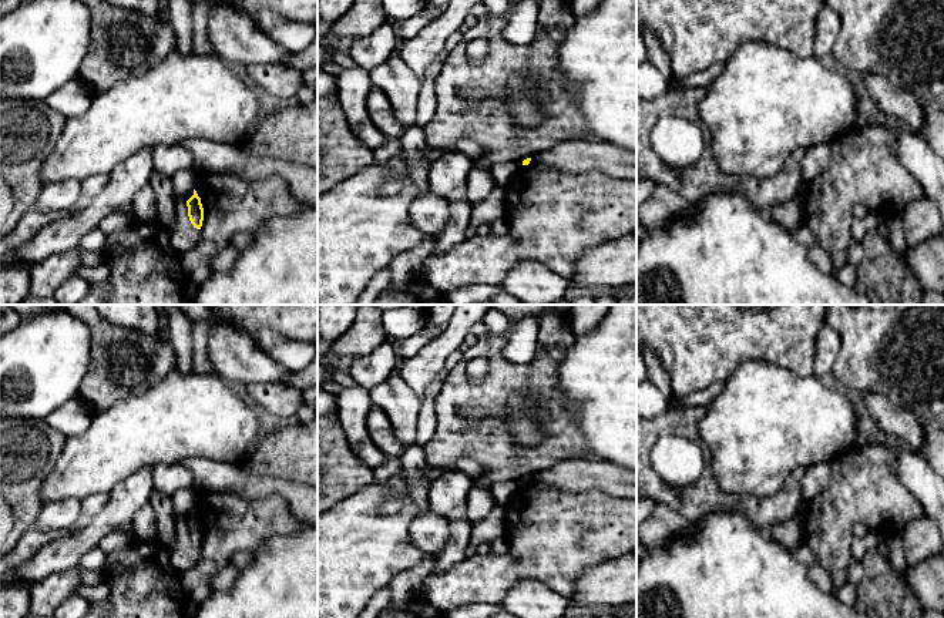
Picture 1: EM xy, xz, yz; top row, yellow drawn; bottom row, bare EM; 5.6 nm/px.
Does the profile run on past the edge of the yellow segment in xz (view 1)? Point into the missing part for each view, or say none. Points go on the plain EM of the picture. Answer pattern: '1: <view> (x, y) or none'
1: none

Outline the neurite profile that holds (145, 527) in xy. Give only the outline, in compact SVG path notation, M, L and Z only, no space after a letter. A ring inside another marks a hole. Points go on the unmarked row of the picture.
M151 504L141 507L132 517L134 537L140 541L158 541L158 521Z

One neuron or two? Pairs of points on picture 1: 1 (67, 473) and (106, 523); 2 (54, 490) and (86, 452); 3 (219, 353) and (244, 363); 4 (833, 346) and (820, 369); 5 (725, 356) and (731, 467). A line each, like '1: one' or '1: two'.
1: two
2: one
3: one
4: one
5: two

